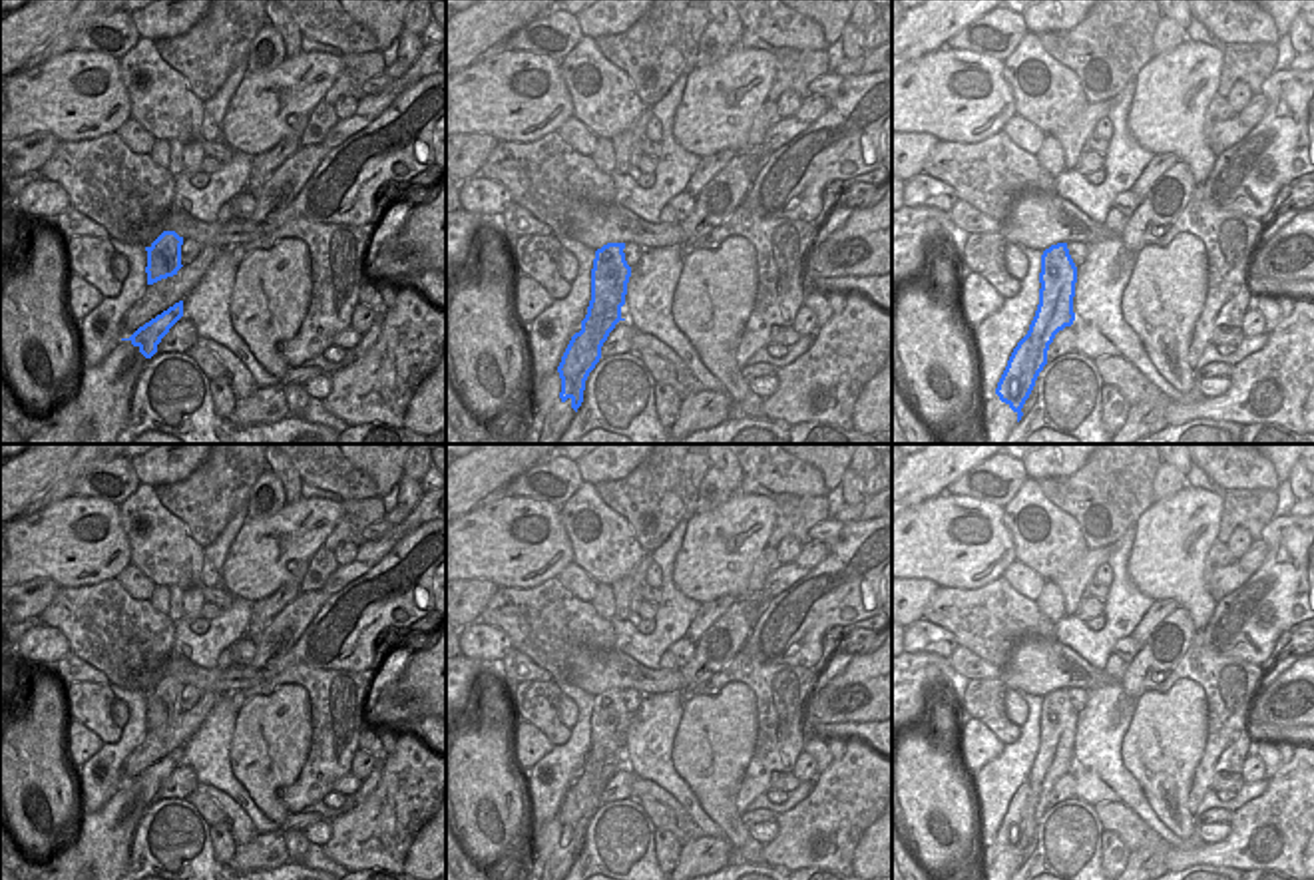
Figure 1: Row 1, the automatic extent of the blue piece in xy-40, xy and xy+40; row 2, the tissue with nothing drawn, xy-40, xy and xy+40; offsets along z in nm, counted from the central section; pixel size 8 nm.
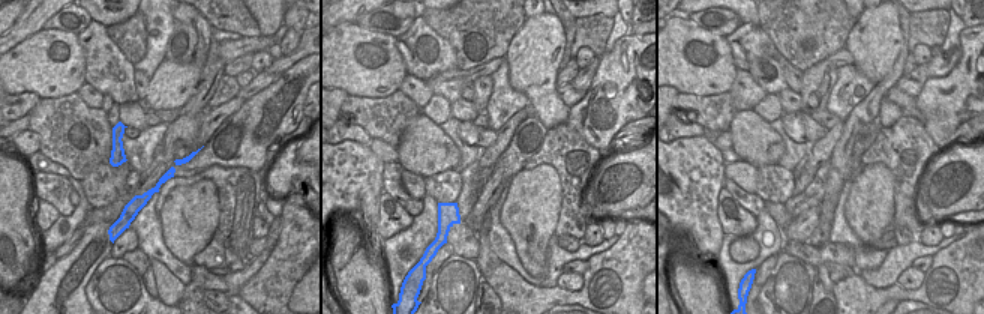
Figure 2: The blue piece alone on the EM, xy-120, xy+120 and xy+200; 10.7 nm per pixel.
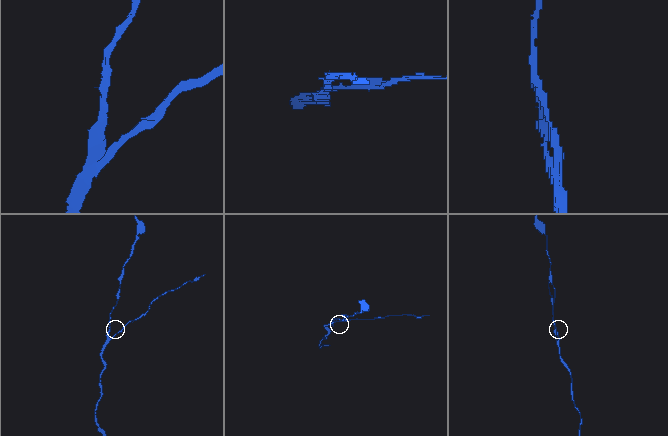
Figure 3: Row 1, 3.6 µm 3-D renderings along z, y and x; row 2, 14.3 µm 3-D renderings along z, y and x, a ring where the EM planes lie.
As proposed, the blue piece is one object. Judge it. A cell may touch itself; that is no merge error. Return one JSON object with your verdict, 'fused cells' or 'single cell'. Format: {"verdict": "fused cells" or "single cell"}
{"verdict": "fused cells"}

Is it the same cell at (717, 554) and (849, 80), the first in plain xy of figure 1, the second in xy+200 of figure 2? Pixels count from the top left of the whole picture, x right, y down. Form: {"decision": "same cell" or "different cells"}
{"decision": "different cells"}

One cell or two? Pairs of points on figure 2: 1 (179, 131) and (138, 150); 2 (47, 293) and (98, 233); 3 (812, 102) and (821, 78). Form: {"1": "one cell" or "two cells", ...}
{"1": "two cells", "2": "one cell", "3": "one cell"}

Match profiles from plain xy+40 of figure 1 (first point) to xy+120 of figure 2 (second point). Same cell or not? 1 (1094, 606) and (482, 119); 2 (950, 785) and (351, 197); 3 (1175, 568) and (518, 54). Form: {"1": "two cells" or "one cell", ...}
{"1": "two cells", "2": "two cells", "3": "one cell"}

